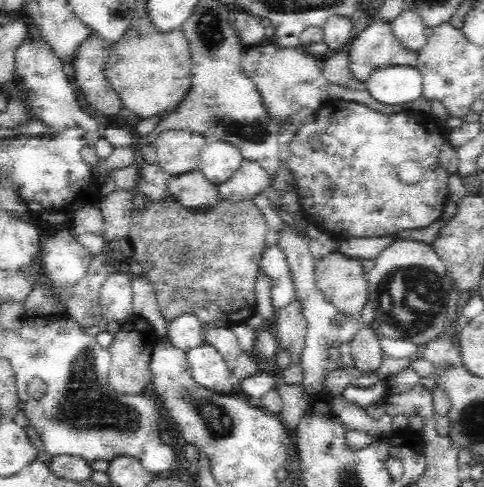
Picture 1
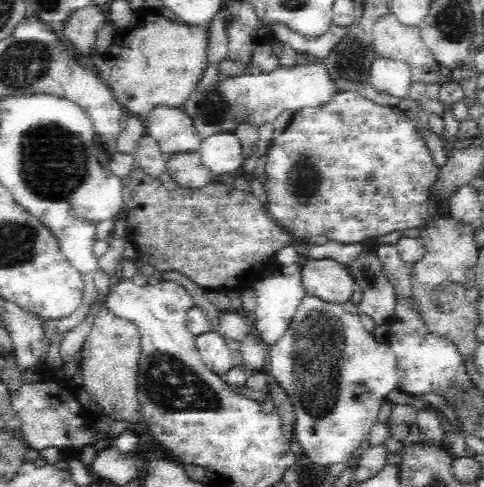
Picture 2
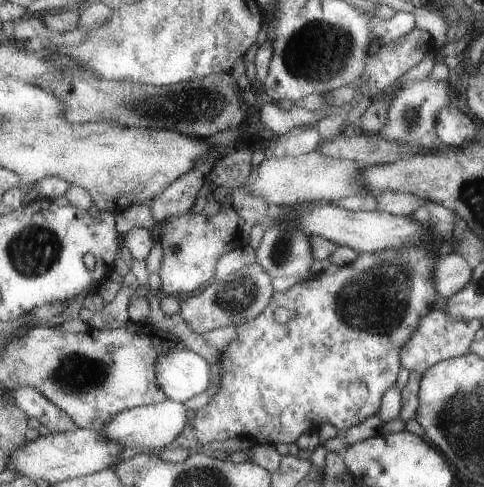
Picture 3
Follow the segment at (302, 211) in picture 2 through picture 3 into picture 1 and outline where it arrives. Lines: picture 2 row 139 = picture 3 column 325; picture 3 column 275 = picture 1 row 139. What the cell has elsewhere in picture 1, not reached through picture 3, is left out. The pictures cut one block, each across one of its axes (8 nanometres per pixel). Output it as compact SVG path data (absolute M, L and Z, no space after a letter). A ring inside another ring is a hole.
M330 100L320 112L316 112L314 122L306 122L292 140L288 152L288 168L294 178L294 188L300 198L300 208L308 222L318 224L328 234L346 234L348 238L374 238L374 236L396 236L406 230L420 230L432 226L444 216L444 208L450 200L448 178L450 174L440 164L440 152L446 146L446 138L440 134L440 124L424 126L416 122L412 112L402 114L380 114L364 104ZM320 136L322 150L312 150L310 138ZM414 160L422 166L424 174L416 184L404 184L398 180L398 164Z

